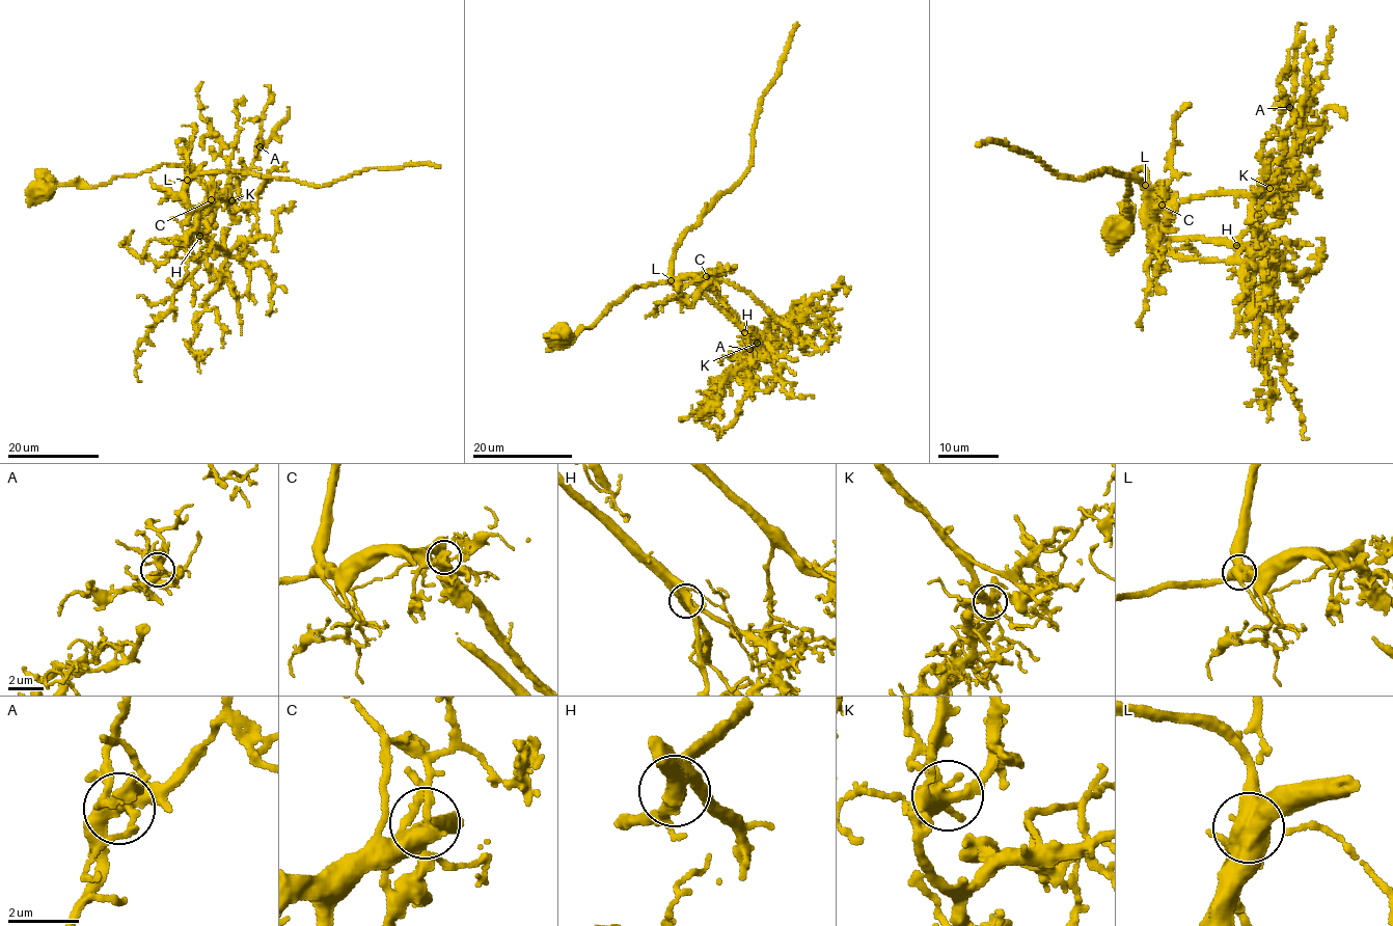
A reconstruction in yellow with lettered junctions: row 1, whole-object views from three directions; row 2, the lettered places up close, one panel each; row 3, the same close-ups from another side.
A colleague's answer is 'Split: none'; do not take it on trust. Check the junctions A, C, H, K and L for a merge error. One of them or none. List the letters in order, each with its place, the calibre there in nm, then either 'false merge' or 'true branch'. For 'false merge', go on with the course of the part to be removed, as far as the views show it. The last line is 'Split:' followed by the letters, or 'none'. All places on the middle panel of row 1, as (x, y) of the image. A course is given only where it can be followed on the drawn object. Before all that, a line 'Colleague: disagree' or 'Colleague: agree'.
Colleague: agree
A: (749, 349) | 360 nm | true branch
C: (706, 276) | 340 nm | true branch
H: (744, 332) | 440 nm | true branch
K: (757, 343) | 380 nm | true branch
L: (671, 280) | 600 nm | true branch
Split: none

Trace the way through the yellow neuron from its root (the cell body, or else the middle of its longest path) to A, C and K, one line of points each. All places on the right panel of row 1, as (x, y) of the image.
A: (1119, 228), (1132, 217), (1126, 198), (1138, 169), (1147, 173), (1146, 219), (1196, 197), (1268, 187), (1289, 107)
C: (1119, 228), (1132, 217), (1126, 198), (1132, 195), (1134, 170), (1147, 170), (1146, 219), (1162, 205)
K: (1119, 228), (1132, 217), (1126, 198), (1138, 169), (1147, 173), (1146, 219), (1196, 197), (1269, 188)

